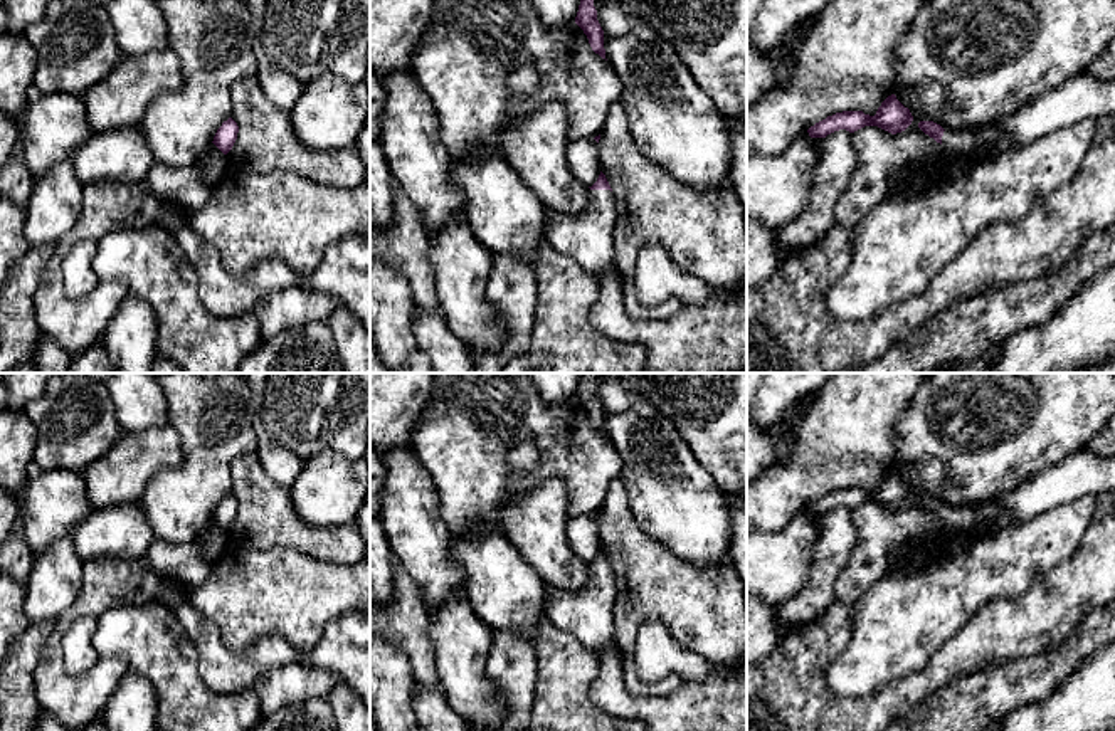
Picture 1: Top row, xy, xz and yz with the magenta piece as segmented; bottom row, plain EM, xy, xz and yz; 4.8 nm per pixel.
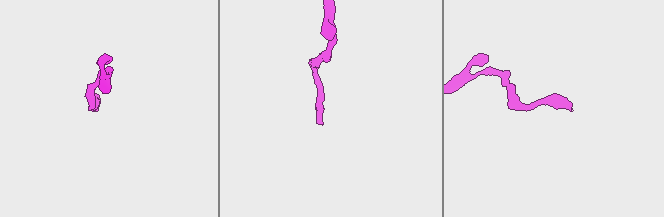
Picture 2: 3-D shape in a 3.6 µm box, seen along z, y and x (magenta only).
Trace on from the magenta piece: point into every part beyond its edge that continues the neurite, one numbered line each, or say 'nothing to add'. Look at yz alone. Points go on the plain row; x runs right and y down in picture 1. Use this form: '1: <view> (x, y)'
1: yz (1083, 473)

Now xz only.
1: xz (587, 614)

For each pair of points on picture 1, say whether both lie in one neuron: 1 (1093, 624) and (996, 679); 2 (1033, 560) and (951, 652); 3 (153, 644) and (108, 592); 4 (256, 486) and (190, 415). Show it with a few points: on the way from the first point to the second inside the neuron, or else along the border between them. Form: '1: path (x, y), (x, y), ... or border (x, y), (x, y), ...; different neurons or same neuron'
1: path (1073, 649), (1041, 674), (1021, 679); same neuron
2: border (1035, 580), (1013, 597), (991, 597), (967, 622); different neurons
3: border (130, 604), (111, 607), (98, 619); different neurons
4: border (254, 451), (241, 454), (232, 462), (231, 493); different neurons

